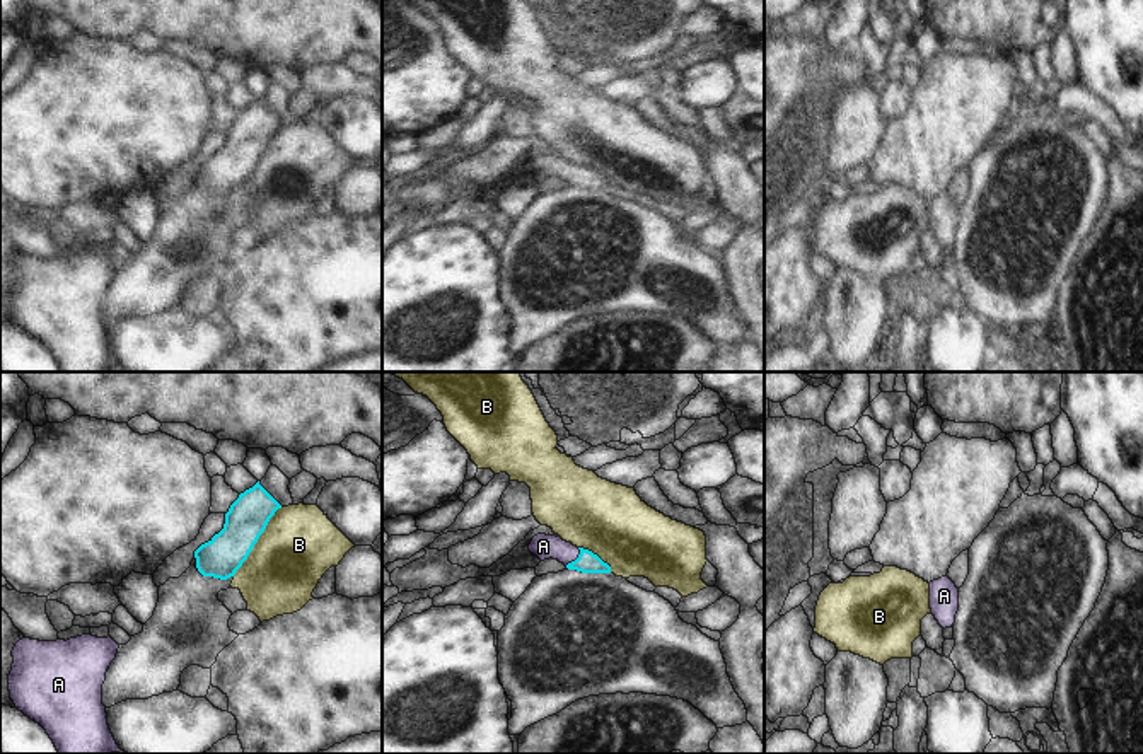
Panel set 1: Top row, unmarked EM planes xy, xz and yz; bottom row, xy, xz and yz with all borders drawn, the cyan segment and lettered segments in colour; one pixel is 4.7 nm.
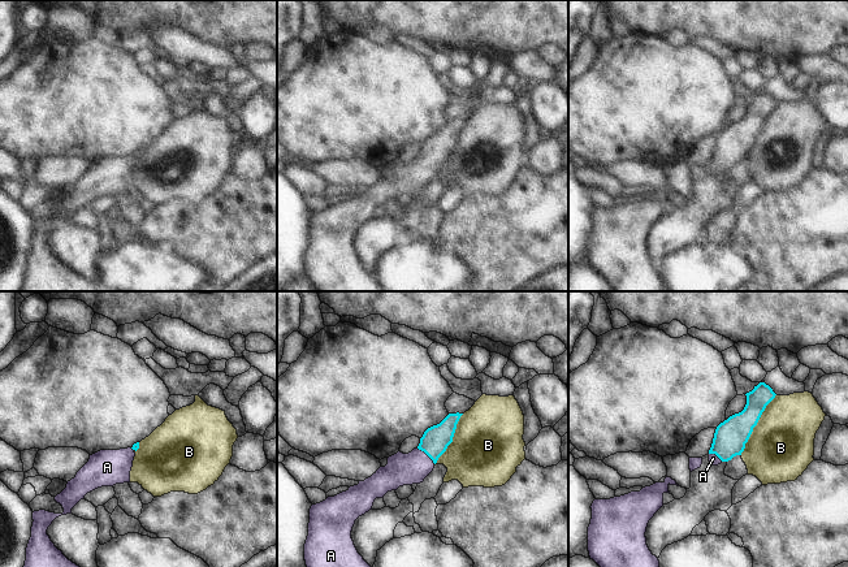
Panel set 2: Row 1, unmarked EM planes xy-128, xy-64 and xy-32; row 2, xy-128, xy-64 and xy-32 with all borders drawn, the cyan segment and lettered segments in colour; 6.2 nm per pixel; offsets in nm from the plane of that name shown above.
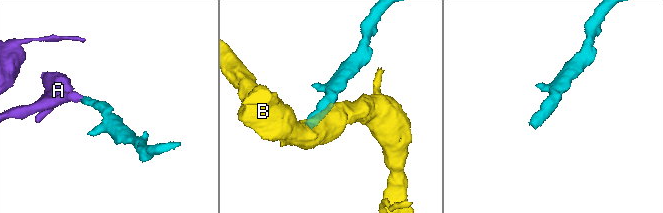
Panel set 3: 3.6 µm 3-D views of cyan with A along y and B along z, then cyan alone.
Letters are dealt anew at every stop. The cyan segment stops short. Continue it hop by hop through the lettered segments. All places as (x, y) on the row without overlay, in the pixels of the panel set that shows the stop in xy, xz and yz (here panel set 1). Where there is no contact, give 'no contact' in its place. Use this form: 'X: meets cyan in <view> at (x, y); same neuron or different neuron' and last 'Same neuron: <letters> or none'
A: meets cyan in xz at (577, 176); same neuron
B: meets cyan in xy at (256, 159); different neuron
Same neuron: A

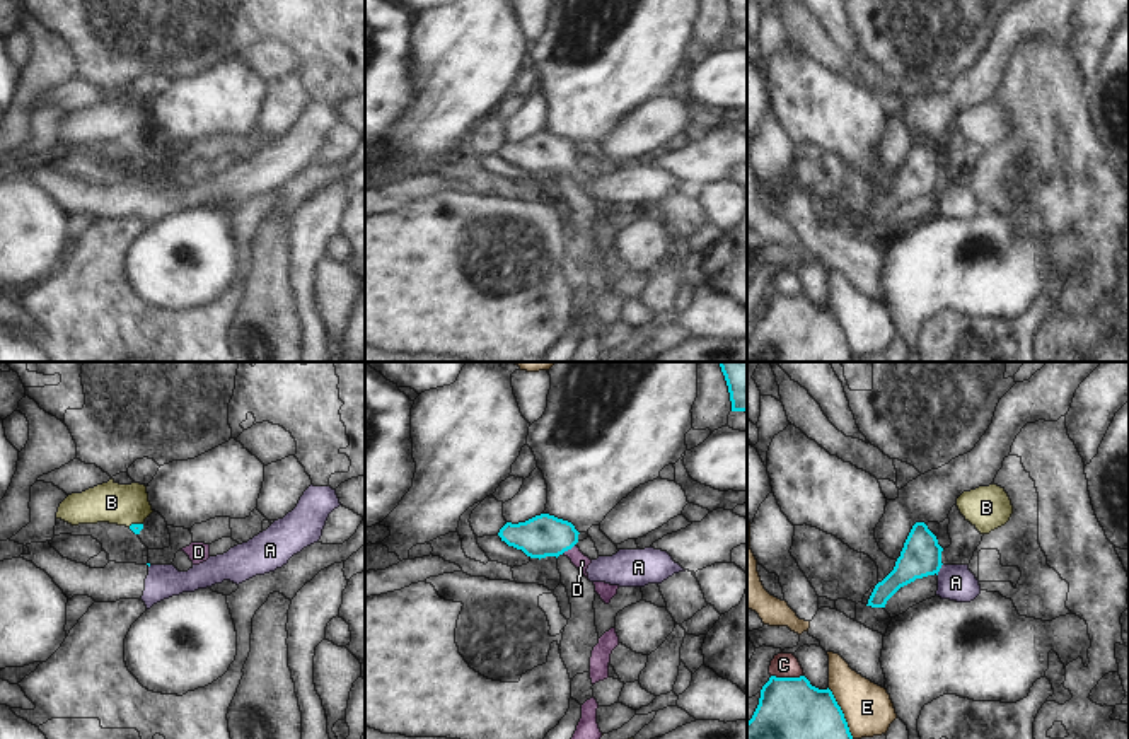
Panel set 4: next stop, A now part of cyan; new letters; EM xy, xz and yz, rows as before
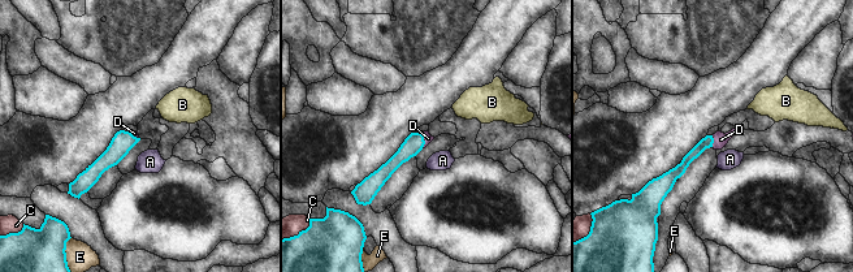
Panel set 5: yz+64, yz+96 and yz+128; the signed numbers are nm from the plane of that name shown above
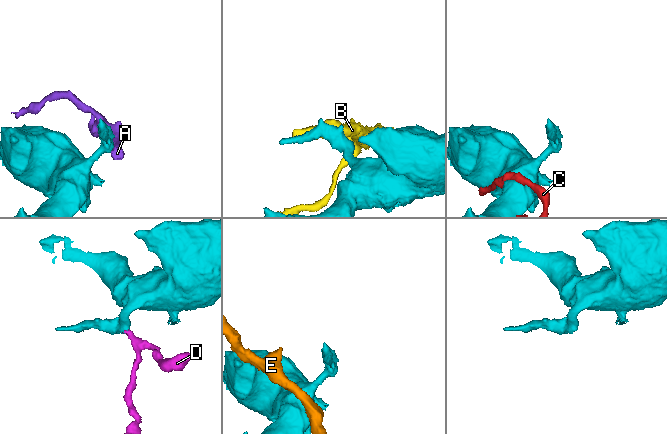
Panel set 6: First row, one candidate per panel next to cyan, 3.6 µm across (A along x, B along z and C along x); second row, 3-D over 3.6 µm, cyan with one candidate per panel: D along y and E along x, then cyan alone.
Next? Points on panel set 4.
A: meets cyan in yz at (940, 185); different neuron
B: meets cyan in xy at (135, 142); different neuron
C: meets cyan in yz at (788, 296); different neuron
D: meets cyan in xz at (568, 166); same neuron
E: meets cyan in yz at (843, 331); different neuron
Same neuron: D

